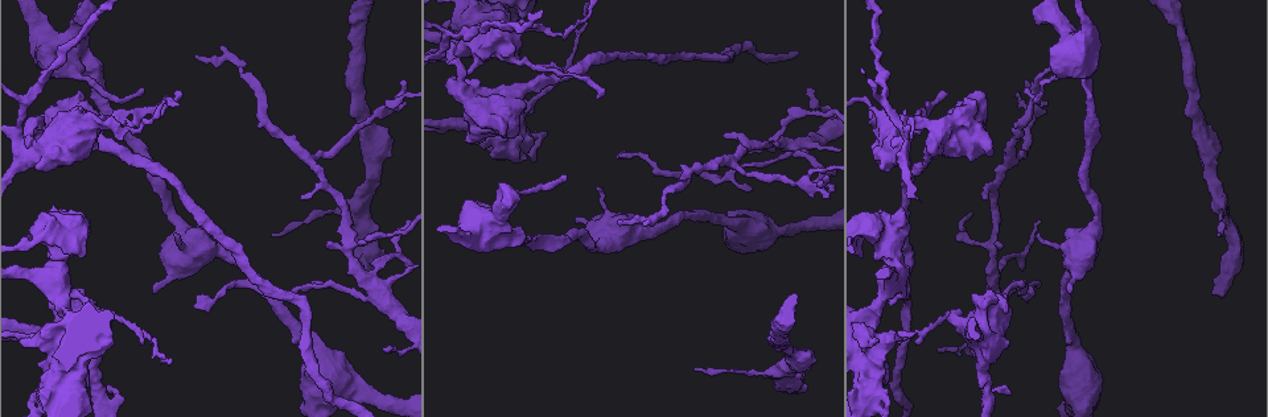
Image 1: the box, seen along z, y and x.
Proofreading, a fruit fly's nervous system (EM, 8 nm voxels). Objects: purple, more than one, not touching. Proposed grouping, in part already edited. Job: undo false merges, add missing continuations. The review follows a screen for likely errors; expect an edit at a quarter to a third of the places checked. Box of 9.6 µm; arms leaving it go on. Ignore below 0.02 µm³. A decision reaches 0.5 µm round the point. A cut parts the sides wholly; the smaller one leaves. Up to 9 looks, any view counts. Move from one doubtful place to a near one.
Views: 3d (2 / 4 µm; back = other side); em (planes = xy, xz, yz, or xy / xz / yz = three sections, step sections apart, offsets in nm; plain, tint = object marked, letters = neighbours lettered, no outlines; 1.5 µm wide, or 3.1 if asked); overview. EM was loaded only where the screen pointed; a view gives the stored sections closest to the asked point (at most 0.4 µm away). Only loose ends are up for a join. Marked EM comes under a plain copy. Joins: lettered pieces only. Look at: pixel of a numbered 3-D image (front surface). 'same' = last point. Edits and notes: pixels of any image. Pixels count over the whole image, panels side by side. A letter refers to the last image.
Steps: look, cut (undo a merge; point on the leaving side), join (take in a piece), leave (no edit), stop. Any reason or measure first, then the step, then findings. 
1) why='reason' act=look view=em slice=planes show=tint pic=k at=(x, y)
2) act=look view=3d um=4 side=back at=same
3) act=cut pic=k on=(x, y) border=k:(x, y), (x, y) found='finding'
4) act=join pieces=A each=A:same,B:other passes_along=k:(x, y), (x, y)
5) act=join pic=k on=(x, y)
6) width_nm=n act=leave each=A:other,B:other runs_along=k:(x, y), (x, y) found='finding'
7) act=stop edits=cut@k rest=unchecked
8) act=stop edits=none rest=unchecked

why='calibre changes' act=look view=3d um=2 side=back pic=1 at=(110, 144)

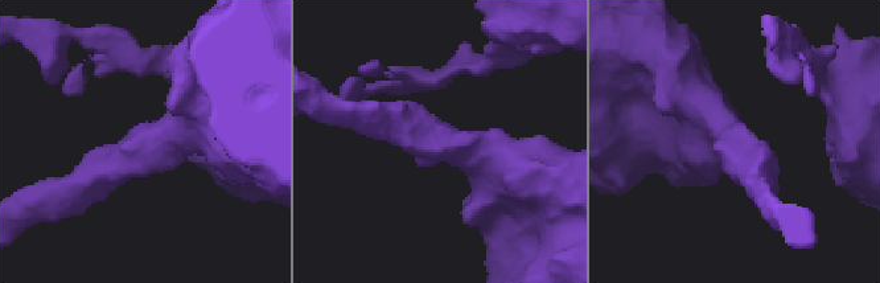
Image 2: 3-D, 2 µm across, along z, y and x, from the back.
arm_widths_nm=200,440 act=look view=em slice=planes show=tint pic=2 at=(444, 138)

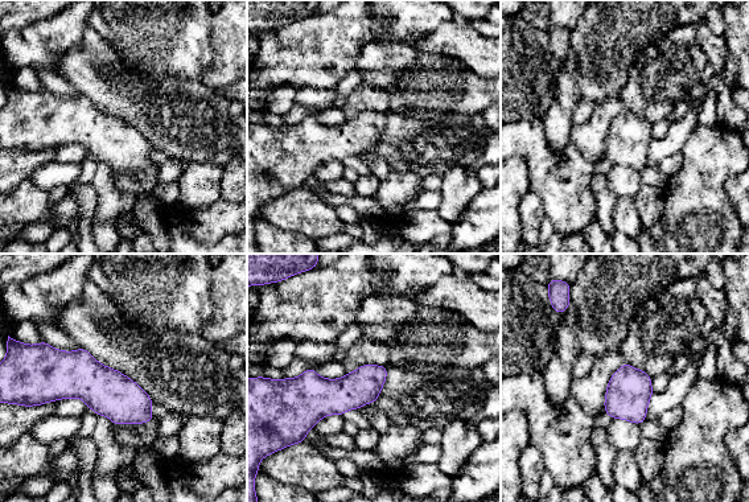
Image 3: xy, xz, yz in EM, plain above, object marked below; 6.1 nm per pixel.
why='see the neighbours' act=look view=em slice=planes show=letters at=same

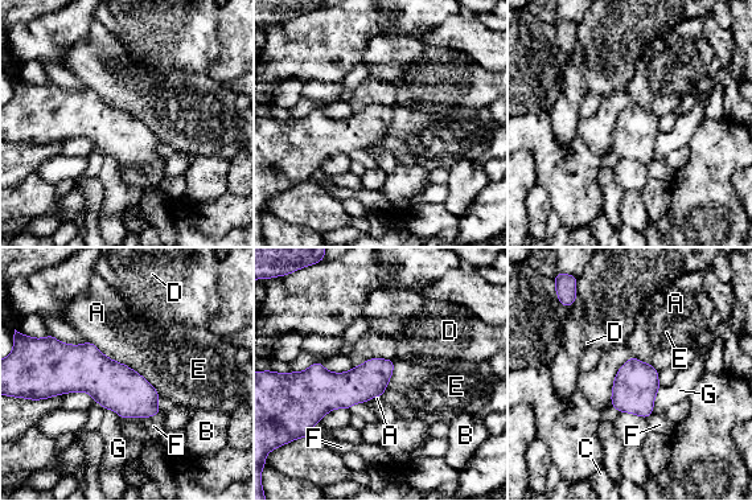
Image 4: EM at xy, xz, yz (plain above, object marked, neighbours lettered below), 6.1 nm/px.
act=leave each=A:other,B:other,C:other,D:other,E:other,F:other,G:other border=4:(660, 386), (652, 413) found='continuous, no second cell'

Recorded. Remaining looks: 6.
why='an open end' act=look view=3d um=2 pic=1 at=(567, 176)

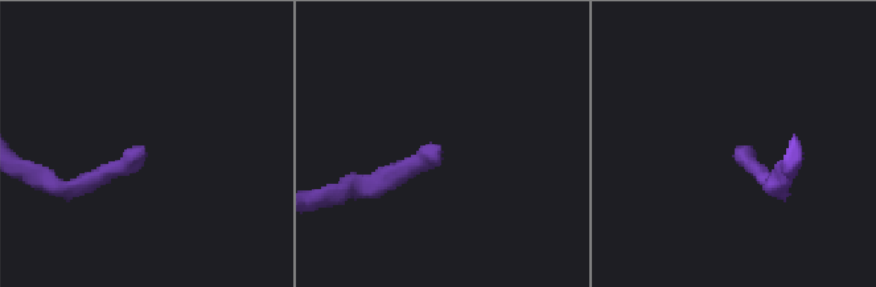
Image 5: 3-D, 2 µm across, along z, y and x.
why='need the tissue' act=look view=em slice=planes show=letters pic=5 at=(438, 150)

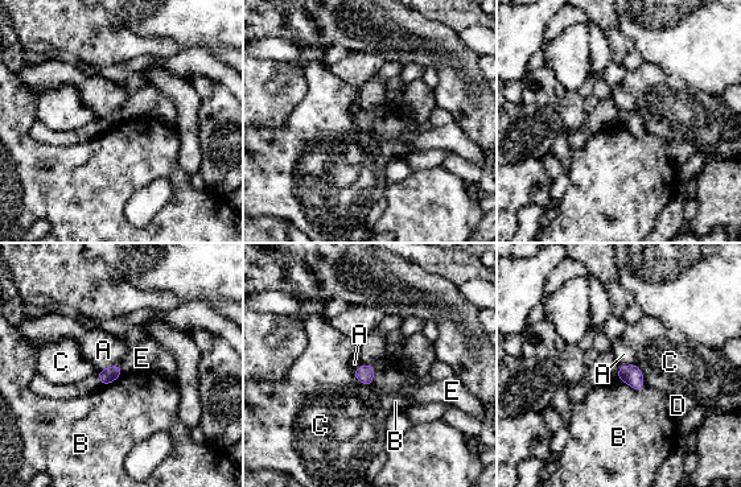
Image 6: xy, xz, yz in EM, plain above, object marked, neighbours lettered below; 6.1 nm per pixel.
act=leave each=A:other,B:other,C:other,D:other,E:other border=6:(375, 367), (371, 386) found='none of them fits'

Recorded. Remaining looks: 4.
why='branch stops here' act=look view=em slice=planes show=tint pic=1 at=(1211, 291)

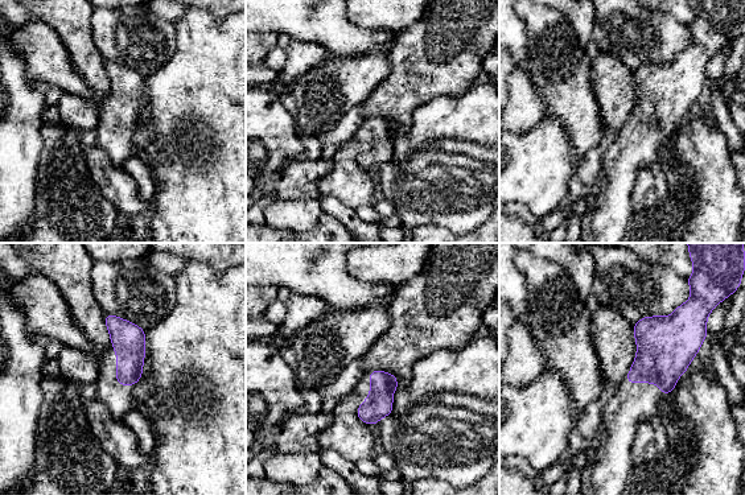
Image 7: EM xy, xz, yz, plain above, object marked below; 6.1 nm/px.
act=look view=em slice=planes show=letters at=same

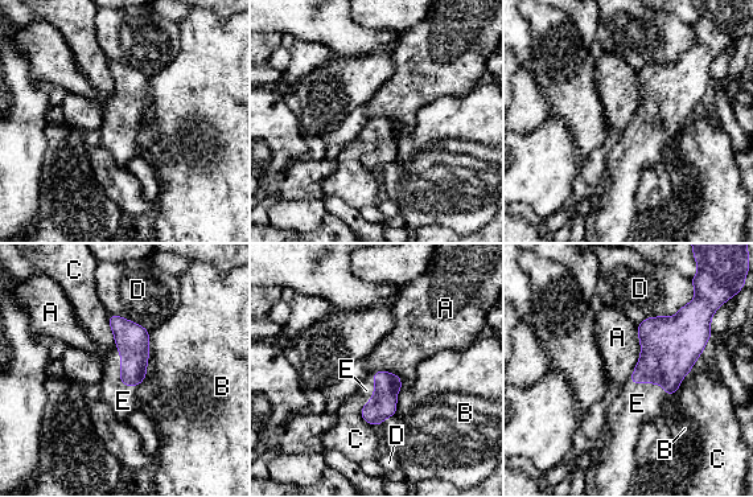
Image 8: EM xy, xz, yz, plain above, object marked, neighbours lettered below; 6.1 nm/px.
act=join pieces=E each=A:other,B:other,C:other,D:other,E:same passes_along=8:(132, 340), (120, 373), (123, 401) found='the cell continues'

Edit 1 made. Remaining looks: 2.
why='branch stops here' act=look view=3d um=4 pic=1 at=(810, 89)

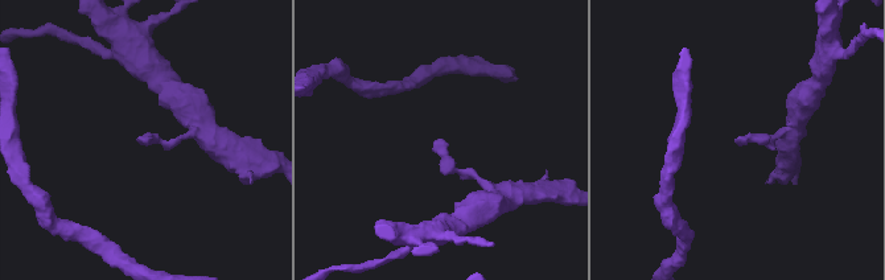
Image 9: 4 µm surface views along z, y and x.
act=look view=em slice=xz step=4 show=letters pic=9 at=(142, 136)

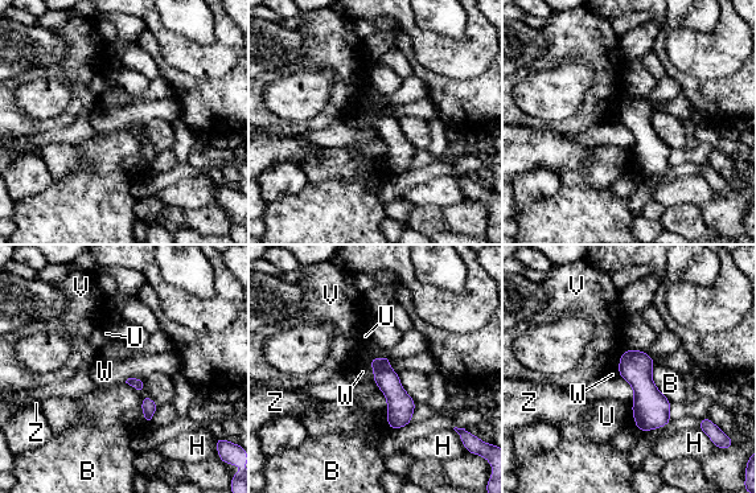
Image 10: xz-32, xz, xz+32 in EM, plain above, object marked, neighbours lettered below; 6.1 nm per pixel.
act=leave each=B:other,H:other,U:other,V:other,W:other,Z:other border=10:(368, 360), (374, 381) found='none of them fits'

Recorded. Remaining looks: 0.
act=stop edits=join@8 rest=unchecked

